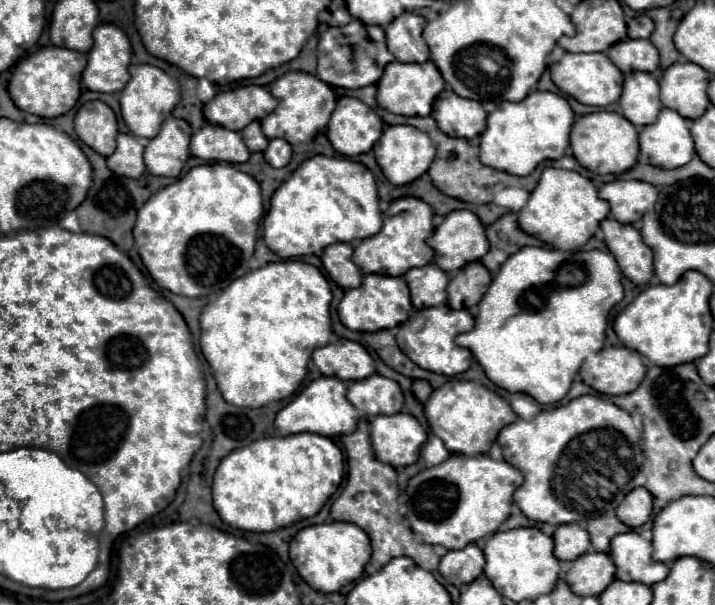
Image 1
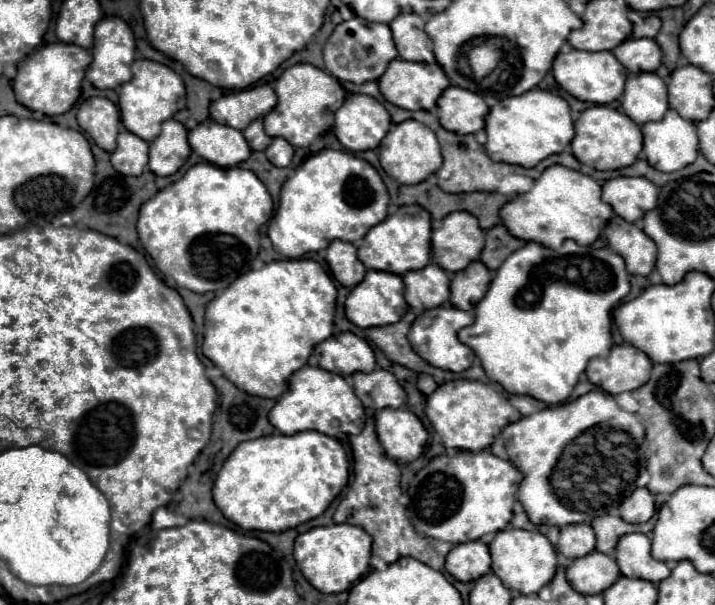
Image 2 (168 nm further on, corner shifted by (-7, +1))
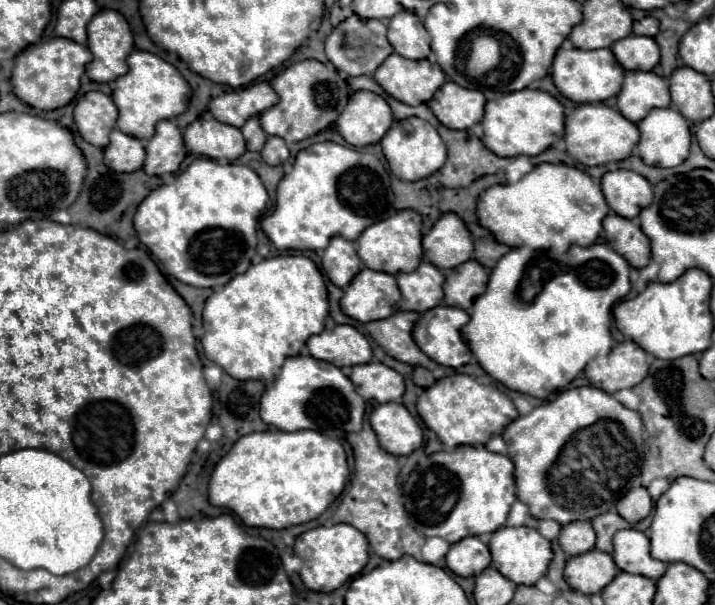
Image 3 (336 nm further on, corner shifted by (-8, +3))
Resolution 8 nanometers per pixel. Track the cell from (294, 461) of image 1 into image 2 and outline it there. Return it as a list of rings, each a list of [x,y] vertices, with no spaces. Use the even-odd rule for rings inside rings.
[[[301,431],[295,435],[273,433],[267,437],[243,441],[225,459],[213,485],[213,501],[221,513],[243,529],[287,531],[309,519],[319,517],[329,503],[343,491],[349,479],[349,463],[343,445],[319,431]]]

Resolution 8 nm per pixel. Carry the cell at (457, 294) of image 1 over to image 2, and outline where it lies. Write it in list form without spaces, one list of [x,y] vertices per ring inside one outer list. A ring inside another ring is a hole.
[[[473,261],[471,265],[467,265],[467,269],[461,269],[453,277],[455,277],[455,291],[451,281],[451,297],[449,297],[451,305],[463,311],[473,311],[489,289],[491,283],[489,269],[481,261]]]

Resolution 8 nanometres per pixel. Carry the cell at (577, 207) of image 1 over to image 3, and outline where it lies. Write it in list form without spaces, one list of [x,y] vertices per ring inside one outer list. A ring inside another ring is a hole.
[[[542,163],[522,181],[494,185],[478,197],[478,219],[500,243],[508,247],[556,249],[560,253],[574,243],[580,247],[592,245],[608,211],[610,207],[604,201],[600,183],[588,173],[564,163]]]

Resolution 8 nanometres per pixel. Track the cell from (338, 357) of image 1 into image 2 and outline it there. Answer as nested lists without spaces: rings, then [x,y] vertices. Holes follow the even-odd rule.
[[[349,331],[335,333],[329,339],[315,345],[313,355],[319,361],[321,369],[351,375],[357,371],[369,373],[375,369],[375,353],[369,343]]]

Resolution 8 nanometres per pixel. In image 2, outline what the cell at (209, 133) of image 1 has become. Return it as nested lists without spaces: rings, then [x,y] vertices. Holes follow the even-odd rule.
[[[205,121],[189,131],[191,149],[217,167],[235,167],[249,159],[251,149],[241,131]]]

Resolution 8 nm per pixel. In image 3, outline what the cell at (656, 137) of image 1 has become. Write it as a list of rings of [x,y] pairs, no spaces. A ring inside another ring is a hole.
[[[656,109],[638,123],[638,151],[646,165],[678,167],[690,153],[690,125],[678,111]]]

